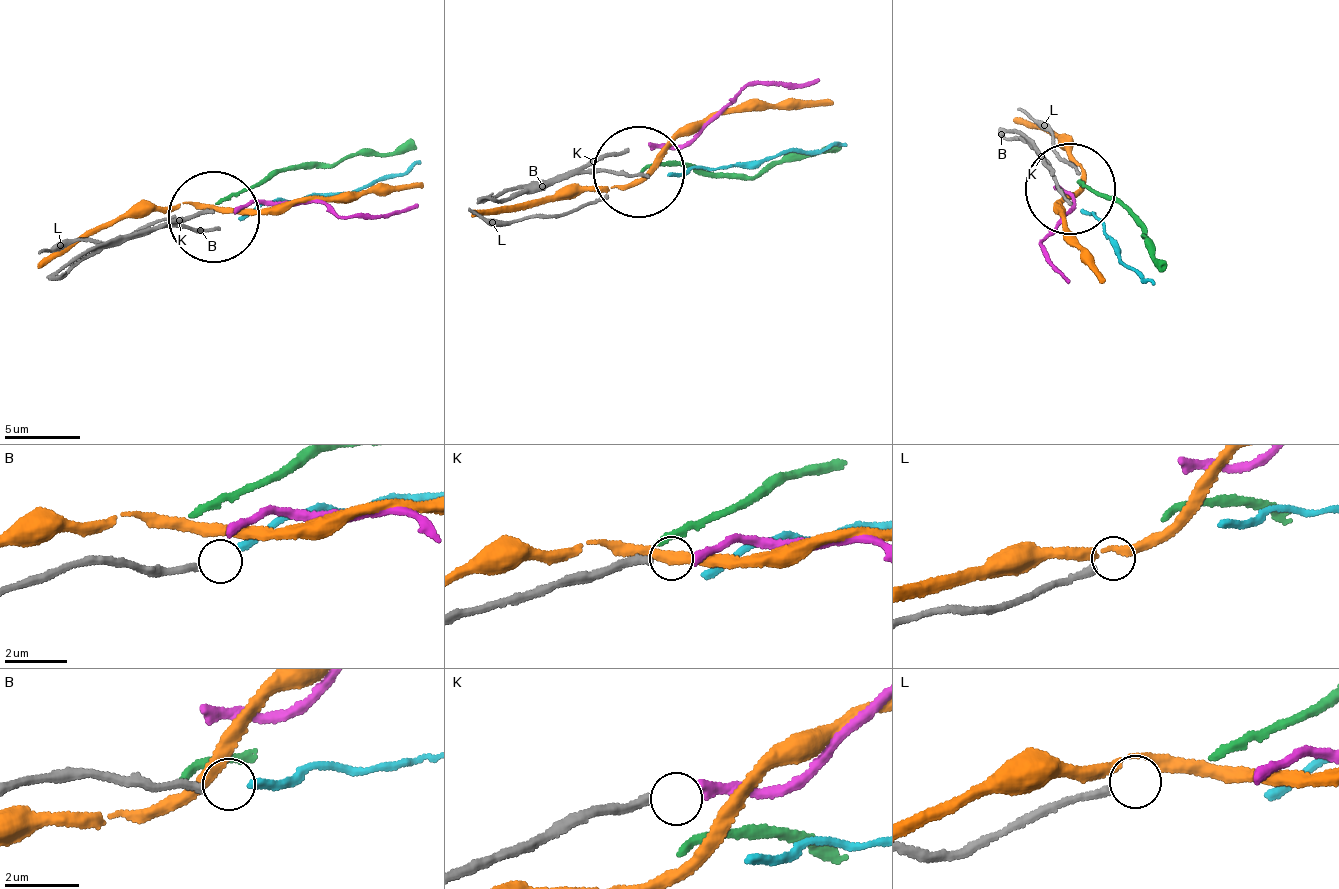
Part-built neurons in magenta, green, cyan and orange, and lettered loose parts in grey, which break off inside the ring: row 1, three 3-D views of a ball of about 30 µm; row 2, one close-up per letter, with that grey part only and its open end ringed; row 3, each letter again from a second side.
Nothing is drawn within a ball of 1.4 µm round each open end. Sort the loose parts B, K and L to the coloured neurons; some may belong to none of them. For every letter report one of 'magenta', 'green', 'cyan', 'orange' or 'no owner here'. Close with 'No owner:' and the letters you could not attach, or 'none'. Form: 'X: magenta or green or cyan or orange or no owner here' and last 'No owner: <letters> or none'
B: cyan
K: magenta
L: no owner here
No owner: L

